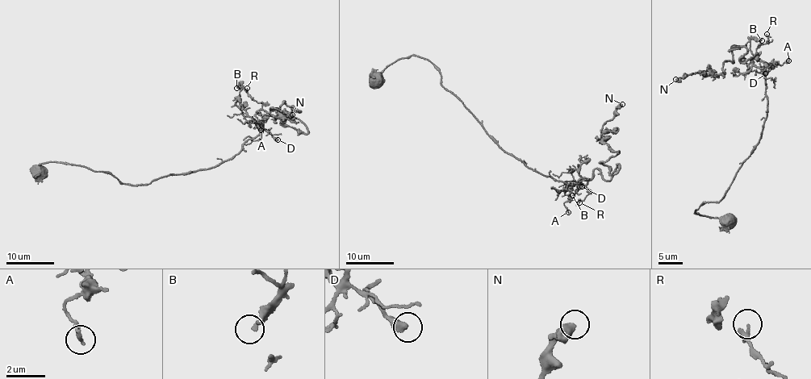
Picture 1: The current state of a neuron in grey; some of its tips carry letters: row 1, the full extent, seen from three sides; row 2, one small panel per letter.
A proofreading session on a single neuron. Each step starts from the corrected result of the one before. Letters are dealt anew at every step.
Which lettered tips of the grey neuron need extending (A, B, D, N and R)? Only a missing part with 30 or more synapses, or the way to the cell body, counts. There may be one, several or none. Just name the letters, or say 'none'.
none

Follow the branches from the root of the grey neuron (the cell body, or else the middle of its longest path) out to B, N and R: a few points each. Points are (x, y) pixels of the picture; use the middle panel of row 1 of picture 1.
B: (376, 80), (396, 60), (424, 57), (492, 140), (572, 186), (566, 190), (567, 181), (578, 184), (572, 195)
N: (376, 80), (424, 57), (492, 140), (572, 185), (617, 172), (598, 139), (622, 104)
R: (376, 80), (396, 60), (424, 57), (439, 72), (441, 85), (506, 152), (558, 181), (587, 182), (579, 202)

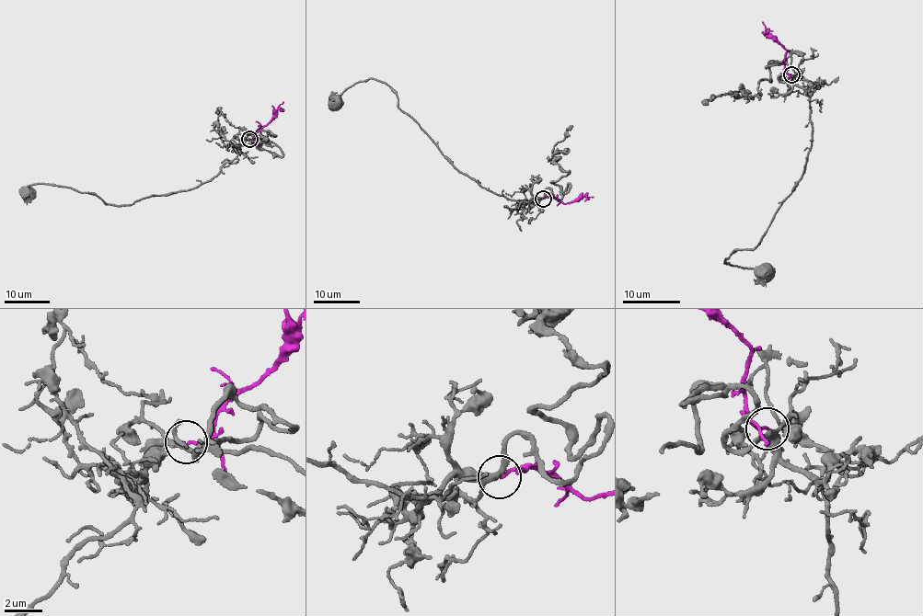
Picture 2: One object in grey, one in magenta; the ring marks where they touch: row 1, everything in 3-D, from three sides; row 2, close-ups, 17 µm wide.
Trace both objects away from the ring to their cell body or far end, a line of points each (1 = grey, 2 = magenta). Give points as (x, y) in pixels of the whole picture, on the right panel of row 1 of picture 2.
1: (791, 74), (810, 99), (813, 131), (801, 178), (755, 248), (735, 250), (724, 261), (765, 274)
2: (791, 74), (785, 72), (786, 49), (767, 32), (762, 21)

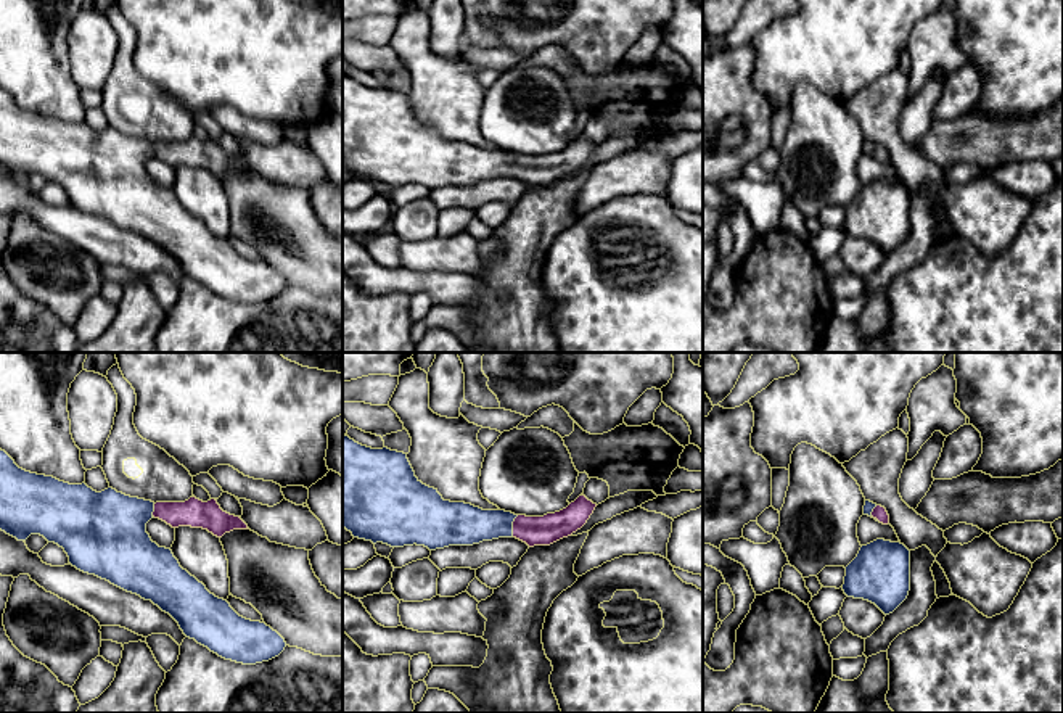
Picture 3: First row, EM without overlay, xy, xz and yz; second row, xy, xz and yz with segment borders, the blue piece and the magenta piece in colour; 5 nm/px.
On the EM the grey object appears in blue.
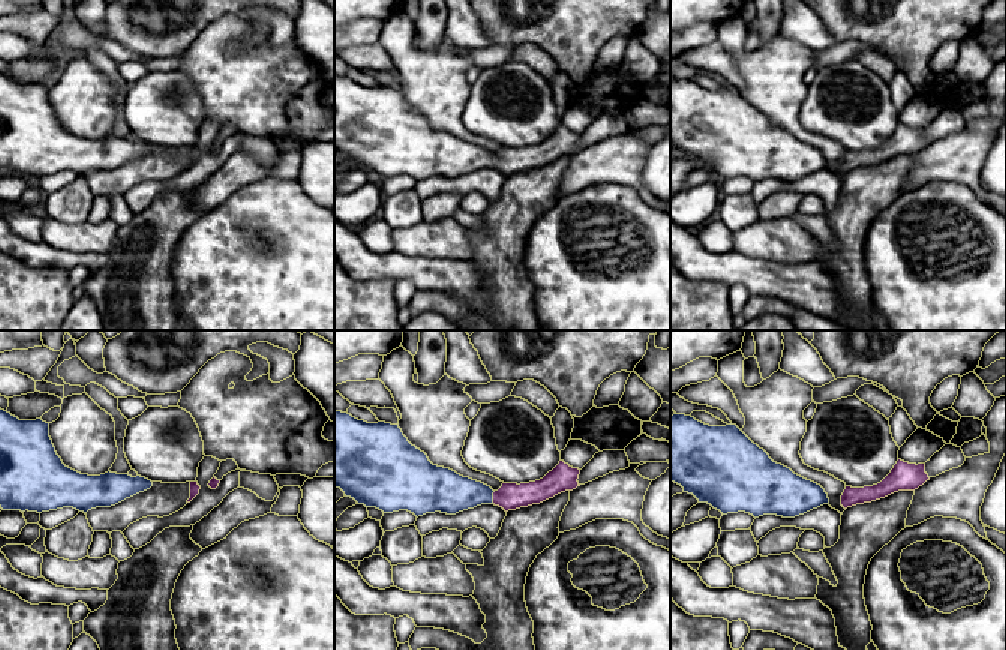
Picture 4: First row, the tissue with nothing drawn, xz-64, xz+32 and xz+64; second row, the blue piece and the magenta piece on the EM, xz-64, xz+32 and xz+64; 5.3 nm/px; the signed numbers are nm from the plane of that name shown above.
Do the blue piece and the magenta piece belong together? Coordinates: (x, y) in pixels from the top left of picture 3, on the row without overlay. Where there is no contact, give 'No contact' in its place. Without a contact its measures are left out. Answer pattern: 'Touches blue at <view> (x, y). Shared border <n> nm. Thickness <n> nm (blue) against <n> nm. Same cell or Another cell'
Touches blue at xz (512, 166). Shared border 120 nm. Thickness 220 nm (blue) against 150 nm. Same cell

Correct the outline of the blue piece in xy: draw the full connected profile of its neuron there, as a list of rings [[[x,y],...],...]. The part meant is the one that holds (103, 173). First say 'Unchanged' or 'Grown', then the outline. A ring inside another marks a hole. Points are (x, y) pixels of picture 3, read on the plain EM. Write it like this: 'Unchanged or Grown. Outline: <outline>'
Grown. Outline: [[[0,89],[2,171],[18,180],[40,174],[48,182],[58,183],[72,206],[151,240],[179,262],[187,277],[225,299],[256,304],[278,296],[286,286],[285,278],[265,262],[240,256],[227,240],[211,233],[203,222],[183,209],[170,188],[153,182],[146,172],[151,158],[159,158],[172,167],[203,167],[217,177],[233,169],[249,169],[240,156],[224,151],[215,138],[203,142],[193,135],[185,142],[154,143],[113,127],[96,132],[85,122],[69,124],[53,116],[26,111]]]

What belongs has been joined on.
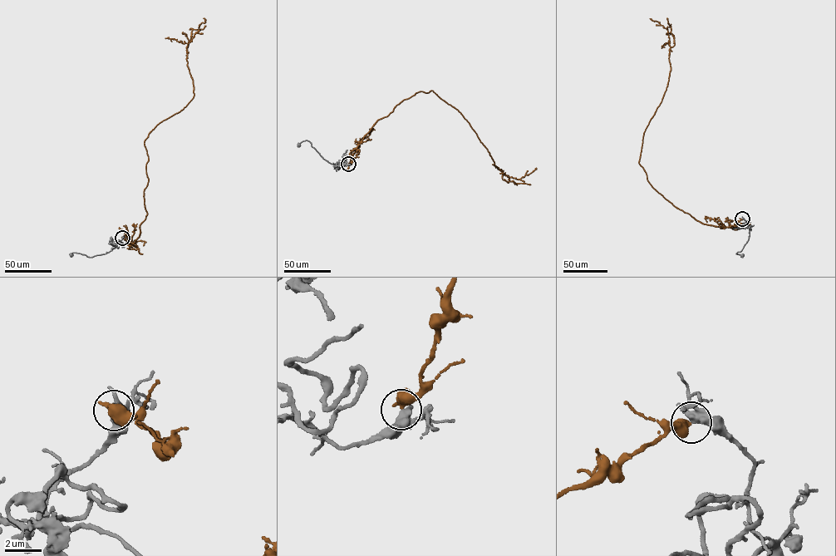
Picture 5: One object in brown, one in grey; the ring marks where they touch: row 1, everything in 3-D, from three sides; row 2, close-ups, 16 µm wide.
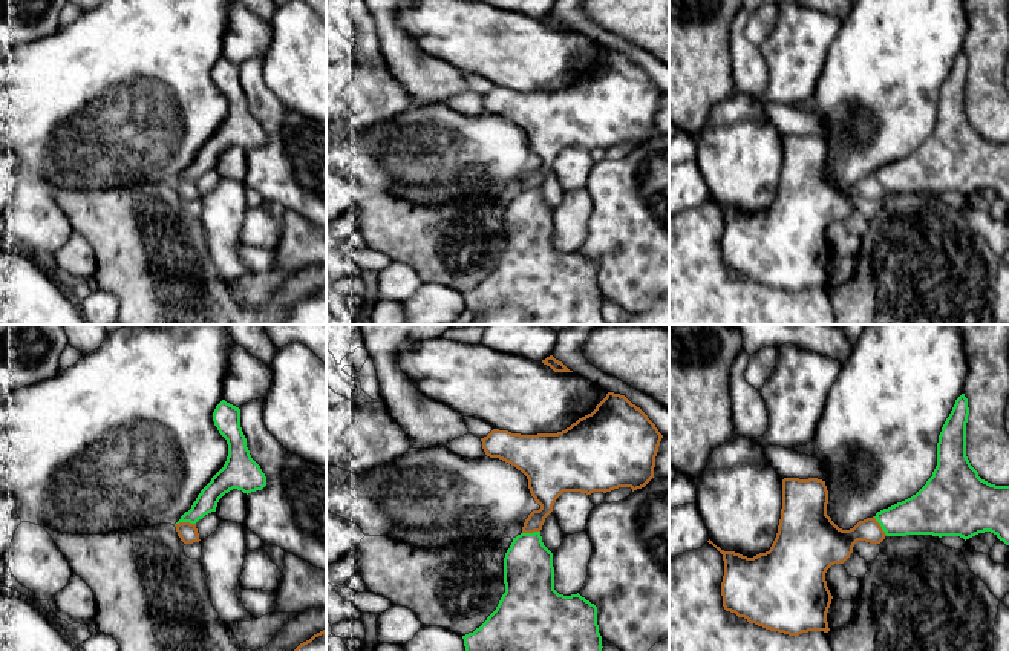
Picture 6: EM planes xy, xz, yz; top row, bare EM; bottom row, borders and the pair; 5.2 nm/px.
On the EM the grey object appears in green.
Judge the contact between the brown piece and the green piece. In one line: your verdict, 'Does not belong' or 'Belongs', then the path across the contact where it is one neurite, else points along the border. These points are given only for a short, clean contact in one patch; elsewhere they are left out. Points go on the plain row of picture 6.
Does not belong. Boundary: xy (195, 179), (178, 179), (175, 183)

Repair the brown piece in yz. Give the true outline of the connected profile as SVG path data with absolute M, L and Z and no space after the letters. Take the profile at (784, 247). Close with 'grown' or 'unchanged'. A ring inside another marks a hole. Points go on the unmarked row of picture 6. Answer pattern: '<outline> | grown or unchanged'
M784 135L781 176L769 208L747 214L724 208L710 196L707 198L723 211L721 253L726 268L744 274L749 280L789 293L830 288L827 270L833 253L825 237L827 227L834 221L844 221L857 198L880 201L887 191L874 173L859 178L850 187L839 185L827 172L827 161L825 138Z | unchanged

